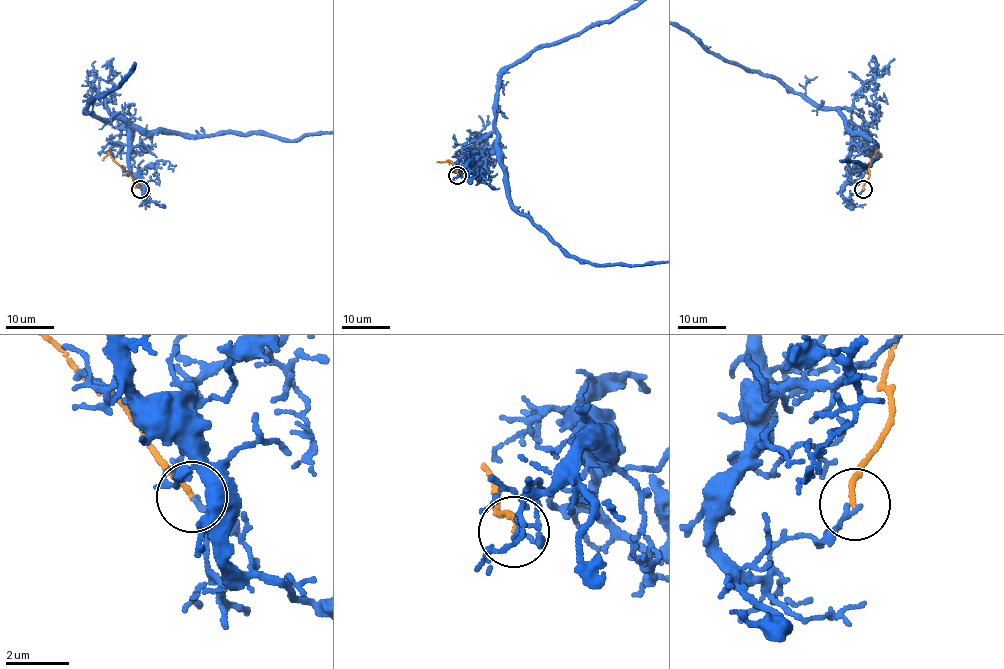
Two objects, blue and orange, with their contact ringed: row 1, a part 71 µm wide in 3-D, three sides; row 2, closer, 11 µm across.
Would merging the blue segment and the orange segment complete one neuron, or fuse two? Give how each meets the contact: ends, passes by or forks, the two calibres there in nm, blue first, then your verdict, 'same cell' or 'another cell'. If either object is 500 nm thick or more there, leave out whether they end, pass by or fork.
blue ends; orange ends; calibres 160 and 160 nm; another cell

